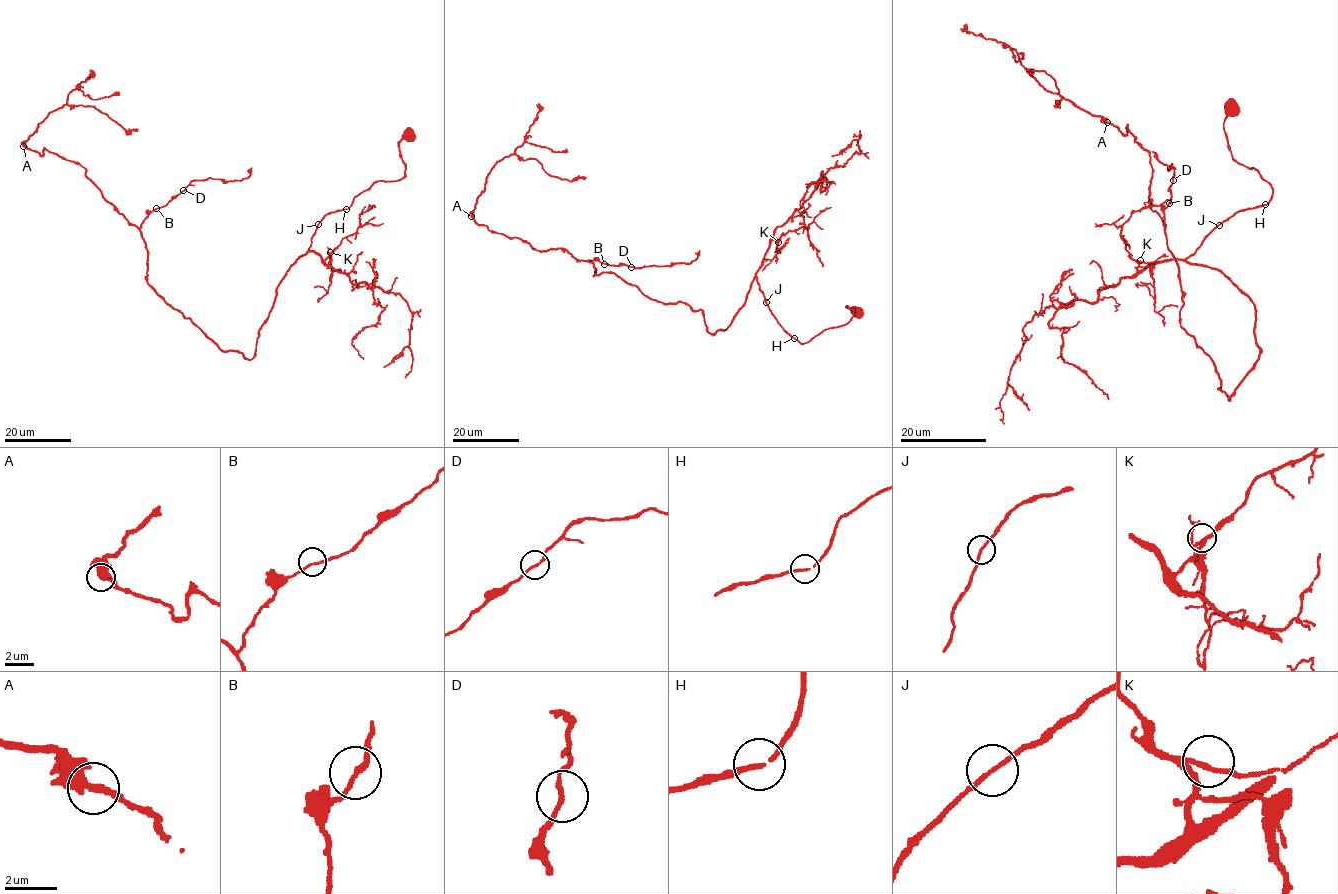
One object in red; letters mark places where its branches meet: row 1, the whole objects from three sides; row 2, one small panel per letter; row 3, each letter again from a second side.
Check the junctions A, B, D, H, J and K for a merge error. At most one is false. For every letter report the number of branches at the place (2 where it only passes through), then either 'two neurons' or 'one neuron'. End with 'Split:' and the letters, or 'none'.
A: 2 | one neuron
B: 2 | one neuron
D: 2 | one neuron
H: 2 | one neuron
J: 2 | one neuron
K: 3 | one neuron
Split: none

